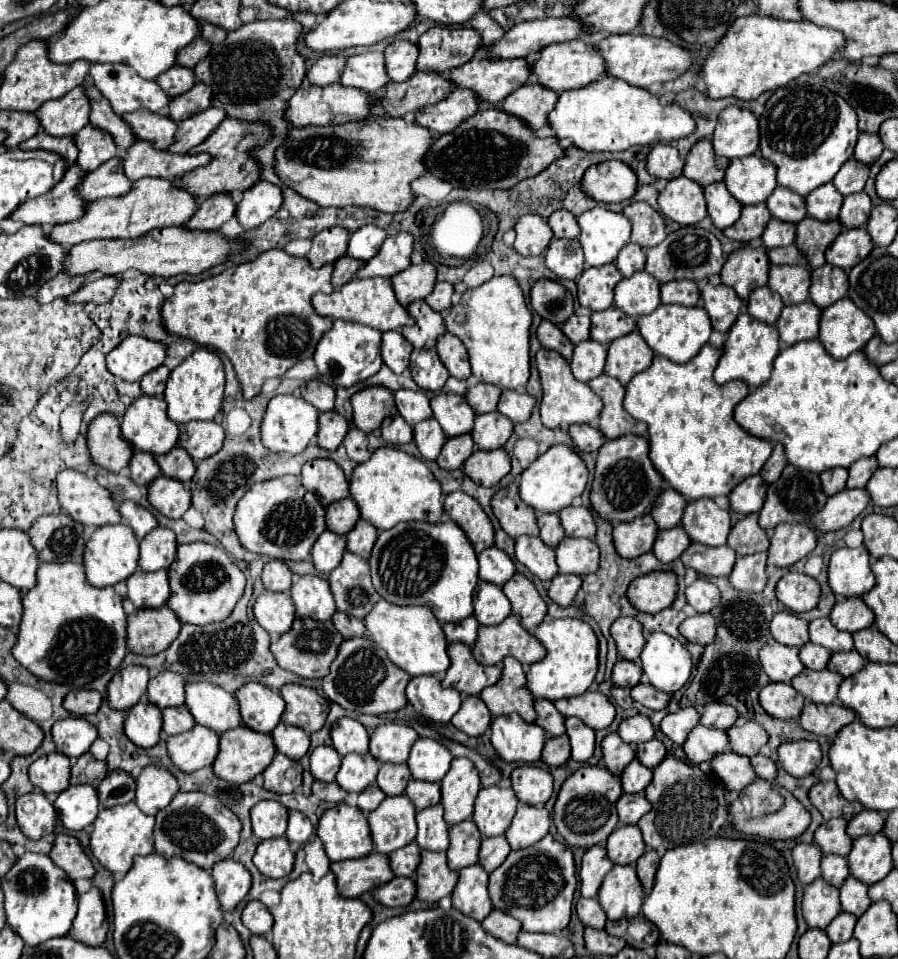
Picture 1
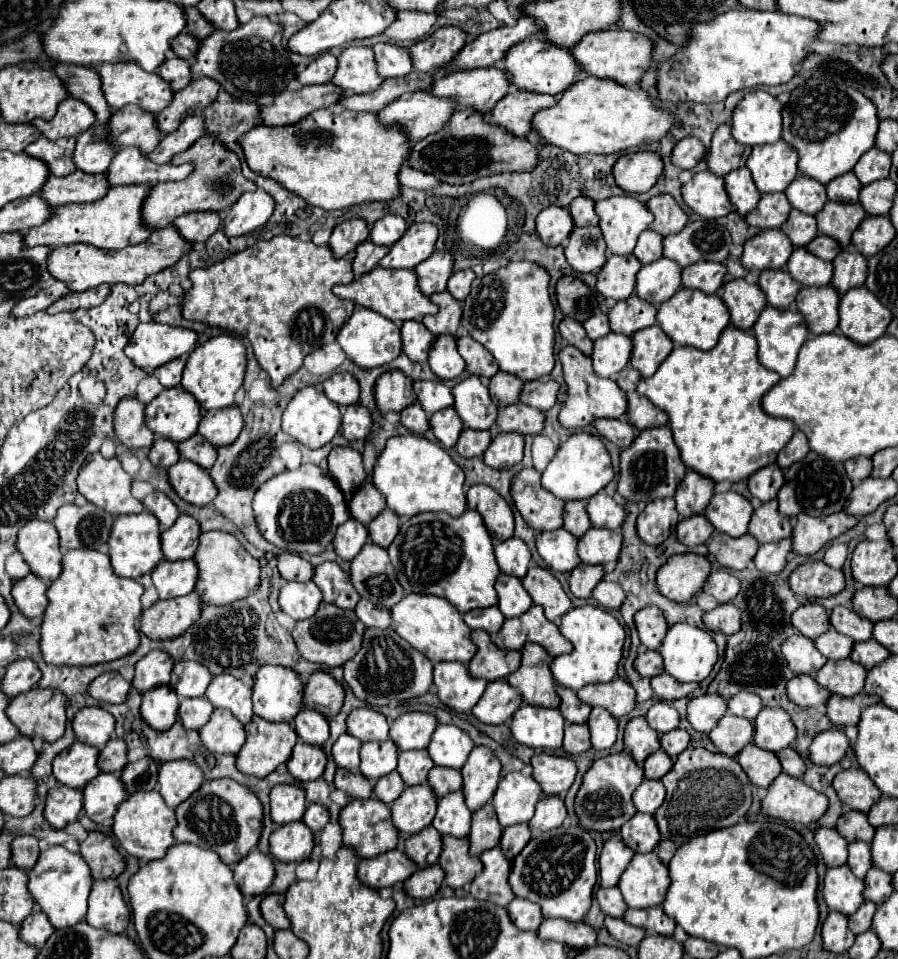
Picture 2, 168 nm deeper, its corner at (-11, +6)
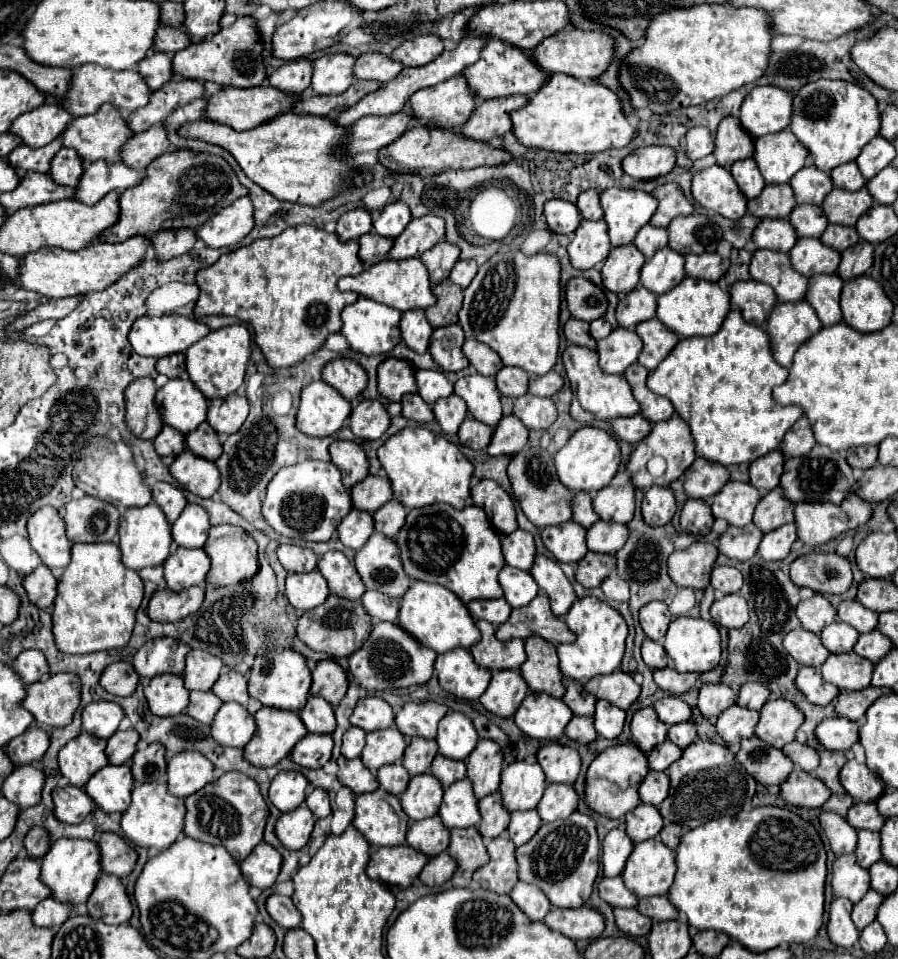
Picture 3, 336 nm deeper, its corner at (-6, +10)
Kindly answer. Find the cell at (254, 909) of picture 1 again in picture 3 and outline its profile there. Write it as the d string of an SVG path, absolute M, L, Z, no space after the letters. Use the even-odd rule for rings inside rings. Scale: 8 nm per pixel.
M273 893L267 899L267 911L287 931L301 925L301 913L297 911L297 907L293 905L293 901L289 897L281 897L281 895Z

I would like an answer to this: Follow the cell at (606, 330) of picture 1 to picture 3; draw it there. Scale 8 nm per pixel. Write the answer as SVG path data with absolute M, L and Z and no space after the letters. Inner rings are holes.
M639 287L621 297L617 305L617 321L621 327L629 329L641 321L653 319L655 309L657 309L657 295L647 291L645 287Z

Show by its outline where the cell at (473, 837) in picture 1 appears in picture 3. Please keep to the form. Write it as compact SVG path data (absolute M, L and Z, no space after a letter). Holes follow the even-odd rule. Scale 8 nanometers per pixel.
M499 793L483 797L479 801L479 811L481 811L481 817L483 817L481 823L479 823L479 833L487 841L495 839L495 837L499 837L499 835L503 835L507 831L511 815L509 815L507 809L503 809Z

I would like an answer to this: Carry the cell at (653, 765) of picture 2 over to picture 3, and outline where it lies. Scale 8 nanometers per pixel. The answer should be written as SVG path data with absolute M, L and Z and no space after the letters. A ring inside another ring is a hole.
M663 741L653 751L649 751L649 769L653 771L665 771L671 763L675 763L683 755L683 749L679 749L673 741Z

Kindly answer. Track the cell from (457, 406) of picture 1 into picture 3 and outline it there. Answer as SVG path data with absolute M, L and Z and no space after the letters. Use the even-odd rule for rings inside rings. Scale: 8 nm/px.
M479 373L467 375L455 383L455 393L465 399L469 413L477 421L495 427L503 417L501 393L493 377L485 377Z

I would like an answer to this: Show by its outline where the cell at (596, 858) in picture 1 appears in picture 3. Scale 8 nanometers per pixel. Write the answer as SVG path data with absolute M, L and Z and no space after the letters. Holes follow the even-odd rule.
M611 829L607 833L607 837L603 839L603 857L601 857L605 877L621 875L633 847L635 847L633 841L623 829Z

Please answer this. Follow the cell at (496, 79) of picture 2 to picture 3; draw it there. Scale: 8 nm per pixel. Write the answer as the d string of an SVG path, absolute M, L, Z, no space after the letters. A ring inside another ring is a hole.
M457 75L439 85L415 91L409 97L409 107L413 117L429 127L455 129L469 119L475 109L475 99L467 95L467 85Z

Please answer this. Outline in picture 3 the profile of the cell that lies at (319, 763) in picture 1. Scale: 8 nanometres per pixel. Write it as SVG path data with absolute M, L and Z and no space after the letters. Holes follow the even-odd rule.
M351 727L345 731L343 735L343 747L341 747L341 753L347 757L347 759L355 759L361 755L365 747L365 731L359 729L359 727Z

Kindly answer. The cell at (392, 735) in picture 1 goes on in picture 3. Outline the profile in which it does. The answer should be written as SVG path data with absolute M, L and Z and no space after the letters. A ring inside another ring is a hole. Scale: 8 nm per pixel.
M423 701L423 703L405 703L403 709L397 713L395 723L397 729L405 737L427 737L435 739L437 735L437 723L447 715L447 705L435 703L435 701Z

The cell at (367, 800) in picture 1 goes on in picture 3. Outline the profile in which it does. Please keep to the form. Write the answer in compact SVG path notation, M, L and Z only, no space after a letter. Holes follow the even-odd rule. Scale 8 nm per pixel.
M391 763L391 765L383 765L383 769L377 771L377 779L385 791L389 791L391 795L401 795L407 789L411 775L401 763Z

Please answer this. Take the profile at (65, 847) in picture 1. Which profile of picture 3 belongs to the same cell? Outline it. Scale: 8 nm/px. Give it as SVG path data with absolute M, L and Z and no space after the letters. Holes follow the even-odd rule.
M103 833L99 837L101 847L101 865L105 873L125 877L135 869L137 851L117 833Z

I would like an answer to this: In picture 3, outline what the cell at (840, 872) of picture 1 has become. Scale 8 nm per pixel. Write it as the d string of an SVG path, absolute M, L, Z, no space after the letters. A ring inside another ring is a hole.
M859 831L859 841L857 841L857 849L855 849L857 861L859 865L863 865L865 869L869 869L873 863L877 863L881 859L881 837L875 831Z

